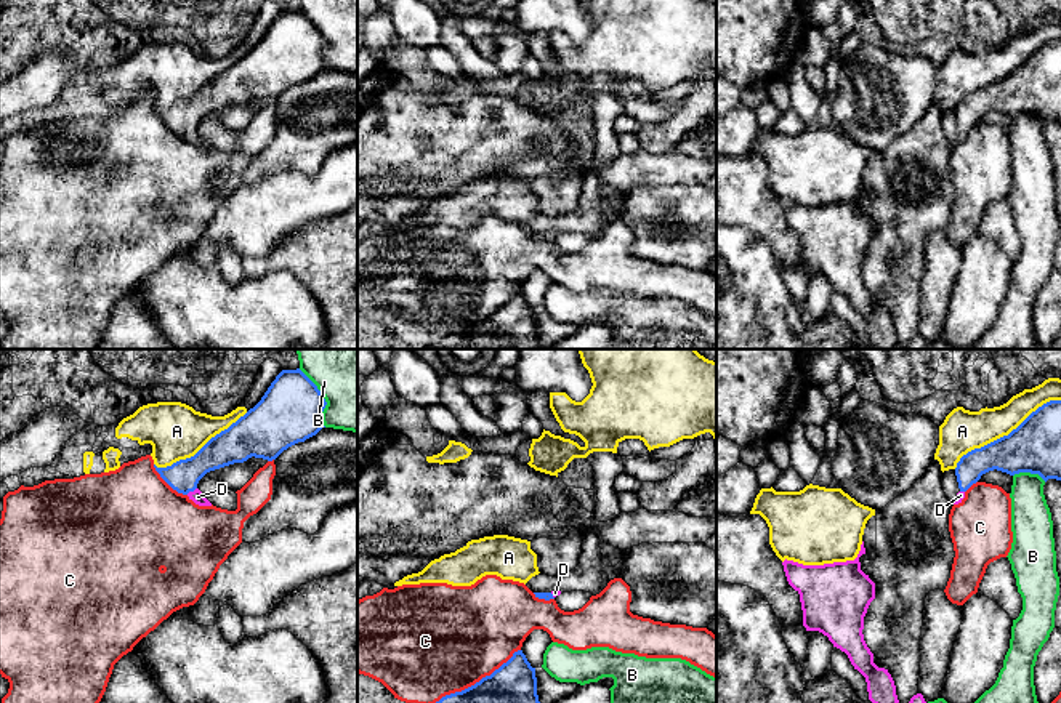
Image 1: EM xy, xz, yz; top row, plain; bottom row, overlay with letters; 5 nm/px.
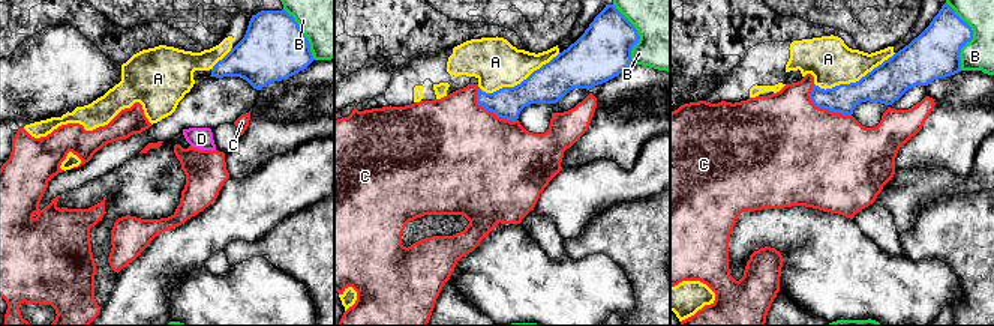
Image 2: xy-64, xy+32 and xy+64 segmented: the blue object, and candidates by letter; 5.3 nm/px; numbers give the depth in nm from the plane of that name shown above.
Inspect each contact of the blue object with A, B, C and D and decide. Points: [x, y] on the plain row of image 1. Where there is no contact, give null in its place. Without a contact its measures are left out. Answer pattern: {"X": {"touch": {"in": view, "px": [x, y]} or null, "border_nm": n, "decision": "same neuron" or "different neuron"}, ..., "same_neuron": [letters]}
{"A": {"touch": {"in": "yz", "px": [1005, 77]}, "border_nm": 650, "decision": "different neuron"}, "B": {"touch": {"in": "xy", "px": [322, 39]}, "border_nm": 320, "decision": "different neuron"}, "C": {"touch": {"in": "xz", "px": [475, 325]}, "border_nm": 550, "decision": "different neuron"}, "D": {"touch": {"in": "xy", "px": [191, 132]}, "border_nm": 70, "decision": "same neuron"}, "same_neuron": ["D"]}

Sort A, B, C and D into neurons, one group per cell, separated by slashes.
A / B / C / D

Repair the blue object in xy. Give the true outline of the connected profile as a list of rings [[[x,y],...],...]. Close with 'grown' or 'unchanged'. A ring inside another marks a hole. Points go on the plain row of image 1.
[[[300,10],[282,11],[253,50],[212,78],[194,98],[154,109],[178,135],[188,136],[199,147],[212,147],[197,130],[207,114],[252,98],[276,101],[288,88],[325,69],[325,46],[317,27]]] | grown

